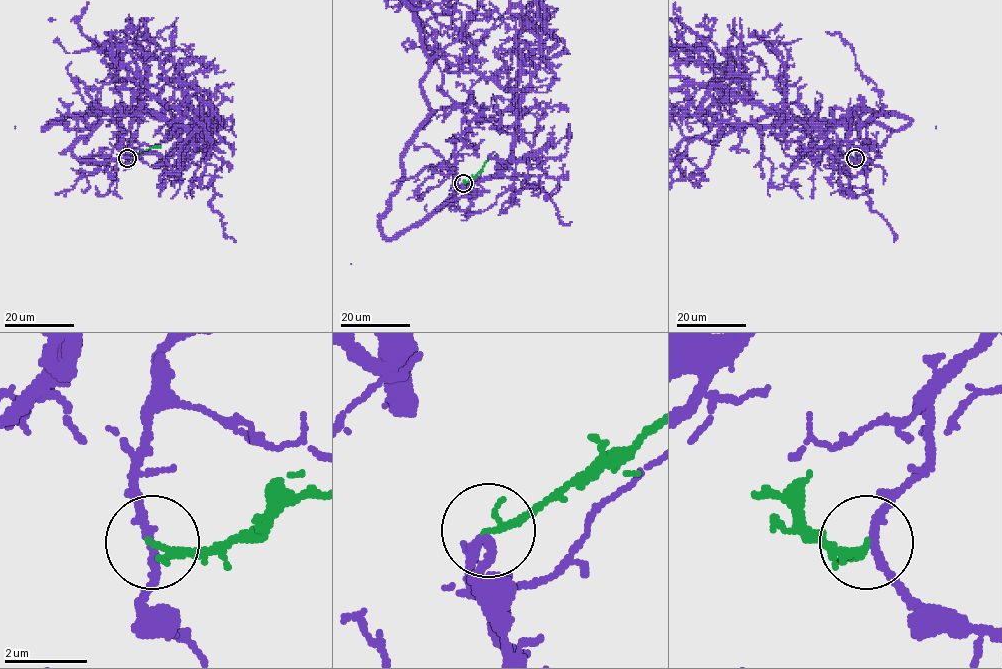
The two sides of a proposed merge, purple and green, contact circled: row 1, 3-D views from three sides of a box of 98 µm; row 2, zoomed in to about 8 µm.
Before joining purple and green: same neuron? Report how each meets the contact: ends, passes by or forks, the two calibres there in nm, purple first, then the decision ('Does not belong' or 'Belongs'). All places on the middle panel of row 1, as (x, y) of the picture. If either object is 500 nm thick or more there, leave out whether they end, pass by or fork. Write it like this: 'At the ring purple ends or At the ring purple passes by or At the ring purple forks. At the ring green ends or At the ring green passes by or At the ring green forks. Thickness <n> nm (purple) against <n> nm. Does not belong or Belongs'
At the ring purple passes by. At the ring green passes by. Thickness 200 nm (purple) against 140 nm. Does not belong

